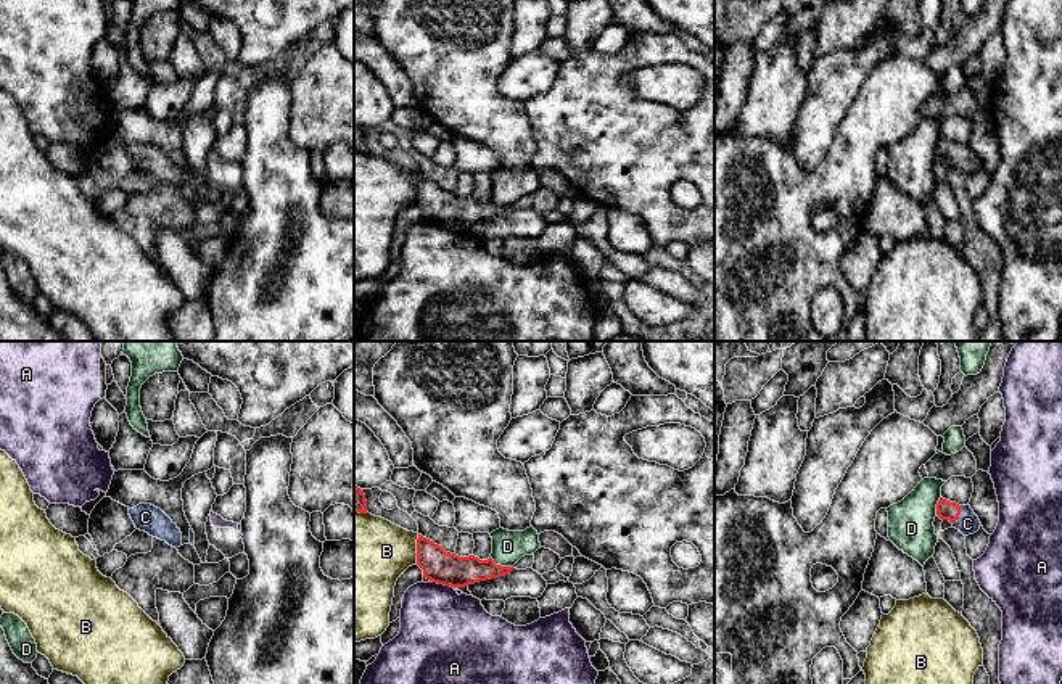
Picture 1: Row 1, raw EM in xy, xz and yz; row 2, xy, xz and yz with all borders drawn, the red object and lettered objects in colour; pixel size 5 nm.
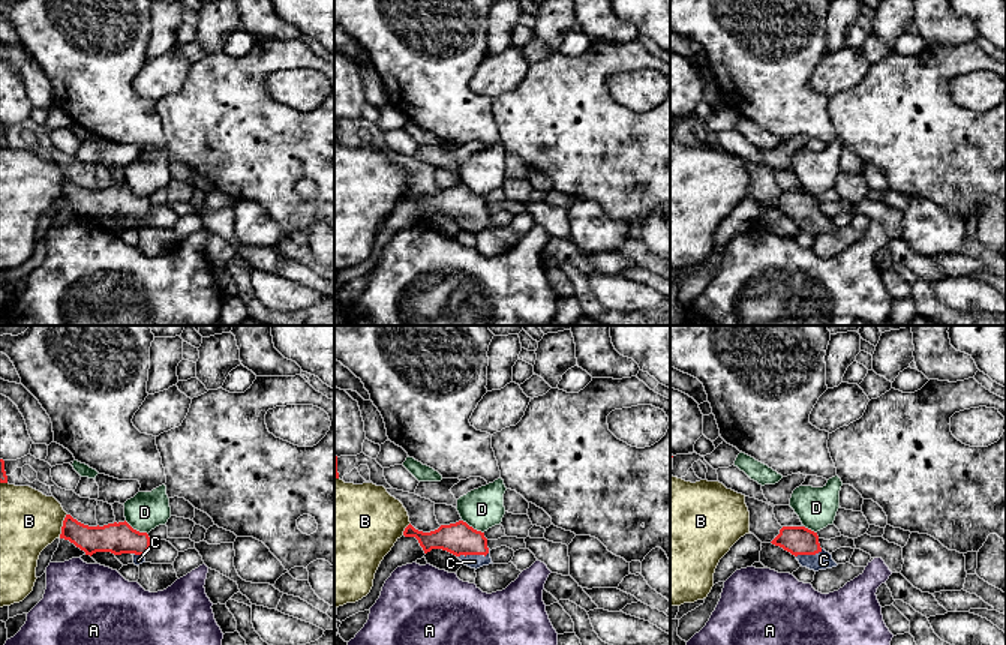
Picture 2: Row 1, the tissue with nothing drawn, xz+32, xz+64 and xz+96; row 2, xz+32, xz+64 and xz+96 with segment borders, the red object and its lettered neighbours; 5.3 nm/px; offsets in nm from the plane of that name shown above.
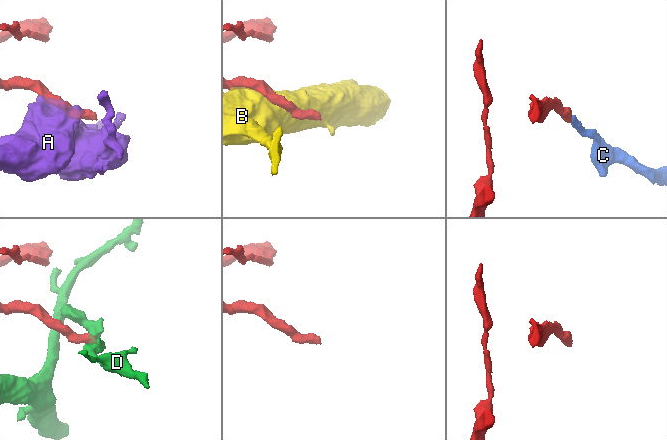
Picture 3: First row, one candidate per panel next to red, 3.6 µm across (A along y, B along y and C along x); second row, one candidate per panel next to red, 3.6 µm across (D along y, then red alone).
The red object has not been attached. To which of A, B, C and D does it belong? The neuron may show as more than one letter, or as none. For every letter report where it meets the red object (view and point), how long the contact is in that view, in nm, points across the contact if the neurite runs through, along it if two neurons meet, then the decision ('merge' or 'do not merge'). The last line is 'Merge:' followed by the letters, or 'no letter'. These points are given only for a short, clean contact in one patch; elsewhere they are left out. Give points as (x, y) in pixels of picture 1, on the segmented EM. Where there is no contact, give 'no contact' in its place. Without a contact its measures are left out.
A: xz (443, 583) | 110 nm | do not merge
B: xz (417, 549) | 150 nm | do not merge
C: yz (959, 514) | 100 nm | across yz (946, 510), (959, 514), (967, 523) | merge
D: xz (499, 565) | 130 nm | do not merge
Merge: C

